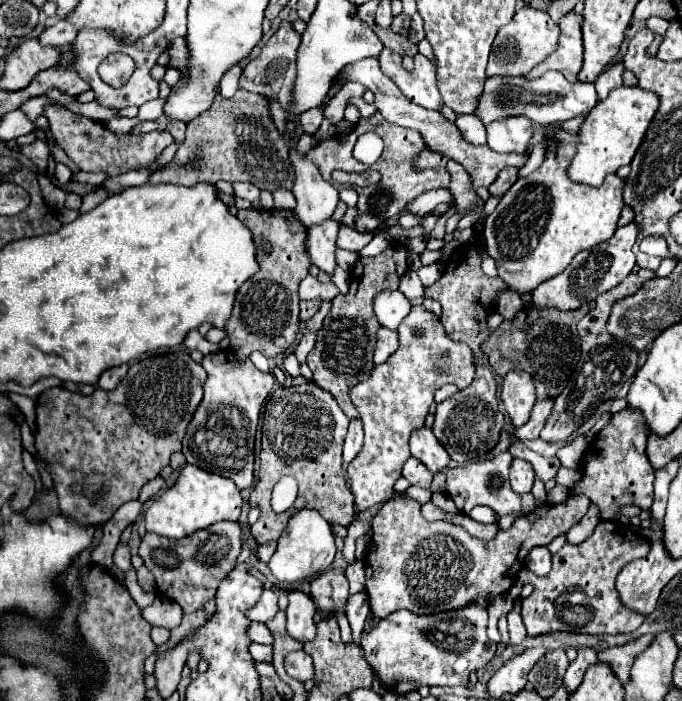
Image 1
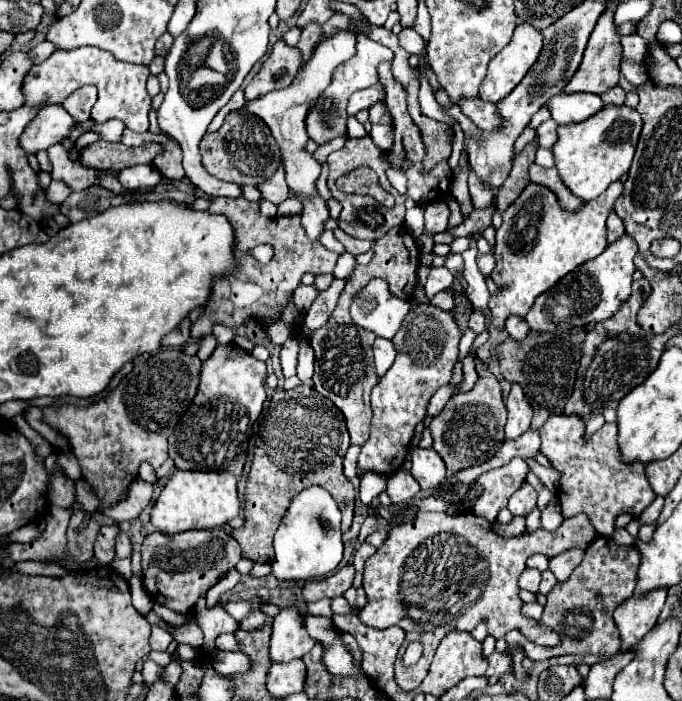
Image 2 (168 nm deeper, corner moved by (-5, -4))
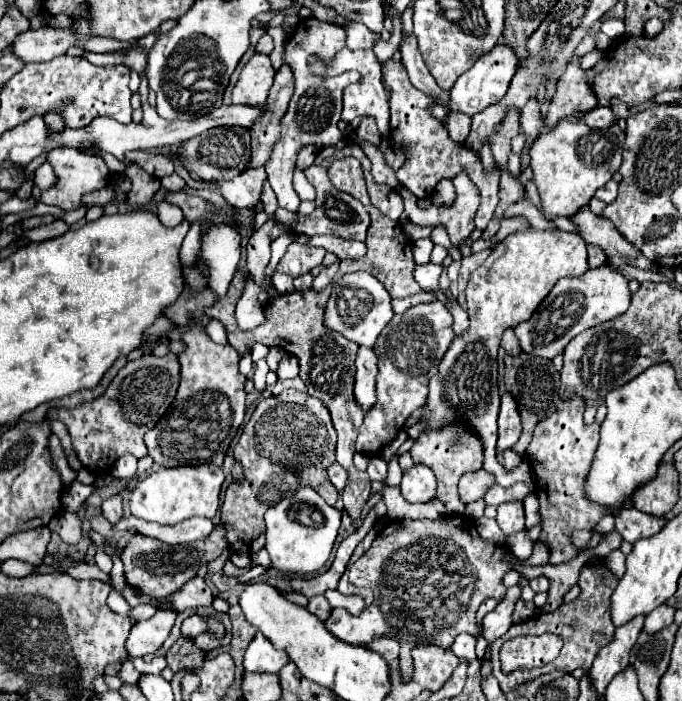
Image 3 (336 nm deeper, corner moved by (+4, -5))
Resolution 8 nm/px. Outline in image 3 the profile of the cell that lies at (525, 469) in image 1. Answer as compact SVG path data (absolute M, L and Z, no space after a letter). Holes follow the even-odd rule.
M515 500L515 502L505 502L497 508L497 524L501 526L501 530L509 536L515 534L519 530L525 528L525 514L523 514L523 502Z

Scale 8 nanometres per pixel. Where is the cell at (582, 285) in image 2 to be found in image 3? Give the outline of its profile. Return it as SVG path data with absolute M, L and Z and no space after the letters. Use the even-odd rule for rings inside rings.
M601 264L599 268L587 270L583 276L577 278L561 278L547 298L543 298L541 306L533 312L533 316L527 322L521 322L515 326L515 334L521 342L521 348L535 356L555 358L565 350L571 338L585 332L587 328L593 328L597 324L603 324L607 320L613 320L615 316L625 314L629 308L631 292L627 288L627 280L623 274L609 264Z

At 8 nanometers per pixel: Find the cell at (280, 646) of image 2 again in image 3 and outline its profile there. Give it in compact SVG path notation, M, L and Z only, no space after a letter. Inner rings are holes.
M257 632L245 652L243 666L245 666L245 672L277 672L287 662L289 662L289 656L285 654L285 650L277 650L269 642L269 638Z

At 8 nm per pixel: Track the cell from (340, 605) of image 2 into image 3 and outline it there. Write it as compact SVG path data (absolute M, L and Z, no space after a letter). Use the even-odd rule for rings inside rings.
M313 596L313 598L309 600L307 610L309 610L311 614L319 616L323 622L325 622L325 618L329 618L329 614L331 614L331 606L329 606L329 602L327 602L325 596Z

